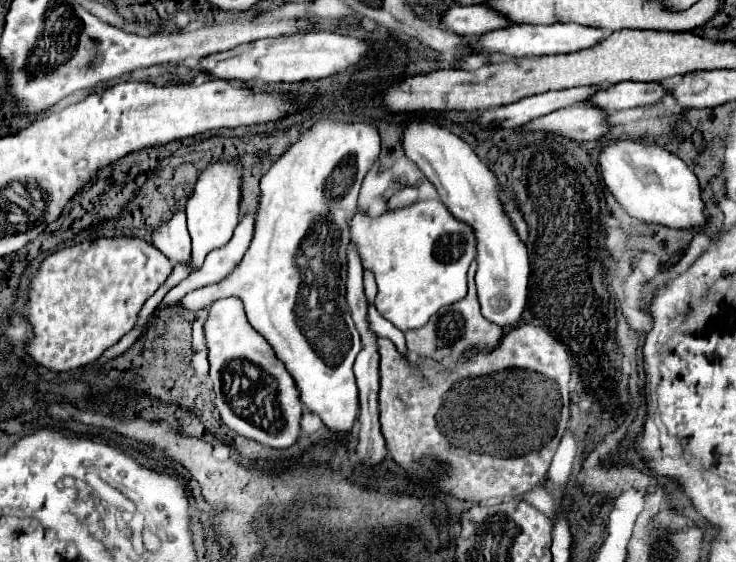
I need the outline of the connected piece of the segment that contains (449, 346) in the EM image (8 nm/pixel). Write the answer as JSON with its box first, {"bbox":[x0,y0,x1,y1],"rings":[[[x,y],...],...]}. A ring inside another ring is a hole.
{"bbox":[405,262,503,366],"rings":[[[471,262],[471,266],[469,266],[469,292],[463,300],[441,308],[437,314],[431,316],[431,320],[425,326],[405,332],[409,350],[417,352],[425,360],[433,360],[433,362],[439,362],[439,364],[445,364],[445,366],[453,366],[465,356],[465,352],[469,348],[489,350],[499,342],[499,338],[503,334],[501,326],[491,324],[481,314],[481,306],[479,306],[479,300],[477,300],[477,288],[475,288],[475,280],[473,280],[475,278],[475,268],[477,268],[477,264]]]}

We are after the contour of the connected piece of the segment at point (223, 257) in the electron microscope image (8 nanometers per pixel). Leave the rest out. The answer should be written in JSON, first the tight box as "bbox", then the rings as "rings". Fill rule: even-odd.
{"bbox":[157,214,255,310],"rings":[[[251,214],[247,218],[243,218],[235,228],[233,238],[225,246],[209,252],[209,256],[205,258],[205,264],[199,270],[195,270],[185,282],[177,284],[165,296],[163,304],[159,304],[157,310],[161,310],[165,304],[173,304],[173,300],[181,300],[185,294],[189,294],[201,286],[221,282],[235,268],[235,264],[241,260],[241,256],[247,252],[249,240],[253,238],[253,218],[255,216],[251,216]]]}

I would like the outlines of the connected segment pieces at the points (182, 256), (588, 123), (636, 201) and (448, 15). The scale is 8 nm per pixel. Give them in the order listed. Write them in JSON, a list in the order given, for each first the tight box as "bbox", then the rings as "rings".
[{"bbox":[153,212,191,264],"rings":[[[177,212],[169,224],[163,224],[157,232],[153,232],[153,246],[159,248],[175,264],[189,262],[191,238],[185,226],[185,212]]]},{"bbox":[521,104,609,142],"rings":[[[573,104],[569,108],[561,108],[547,116],[529,120],[521,130],[525,132],[547,132],[565,136],[573,142],[597,140],[605,132],[609,132],[609,124],[605,122],[605,112],[591,104]]]},{"bbox":[597,140,707,228],"rings":[[[617,140],[599,152],[597,162],[605,186],[629,216],[669,228],[705,226],[707,216],[697,176],[673,152],[643,140]]]},{"bbox":[441,4,511,38],"rings":[[[485,4],[447,8],[441,14],[441,24],[445,30],[459,36],[469,36],[469,38],[477,38],[485,32],[511,26],[509,20],[505,22],[505,16],[491,12],[491,8]]]}]

